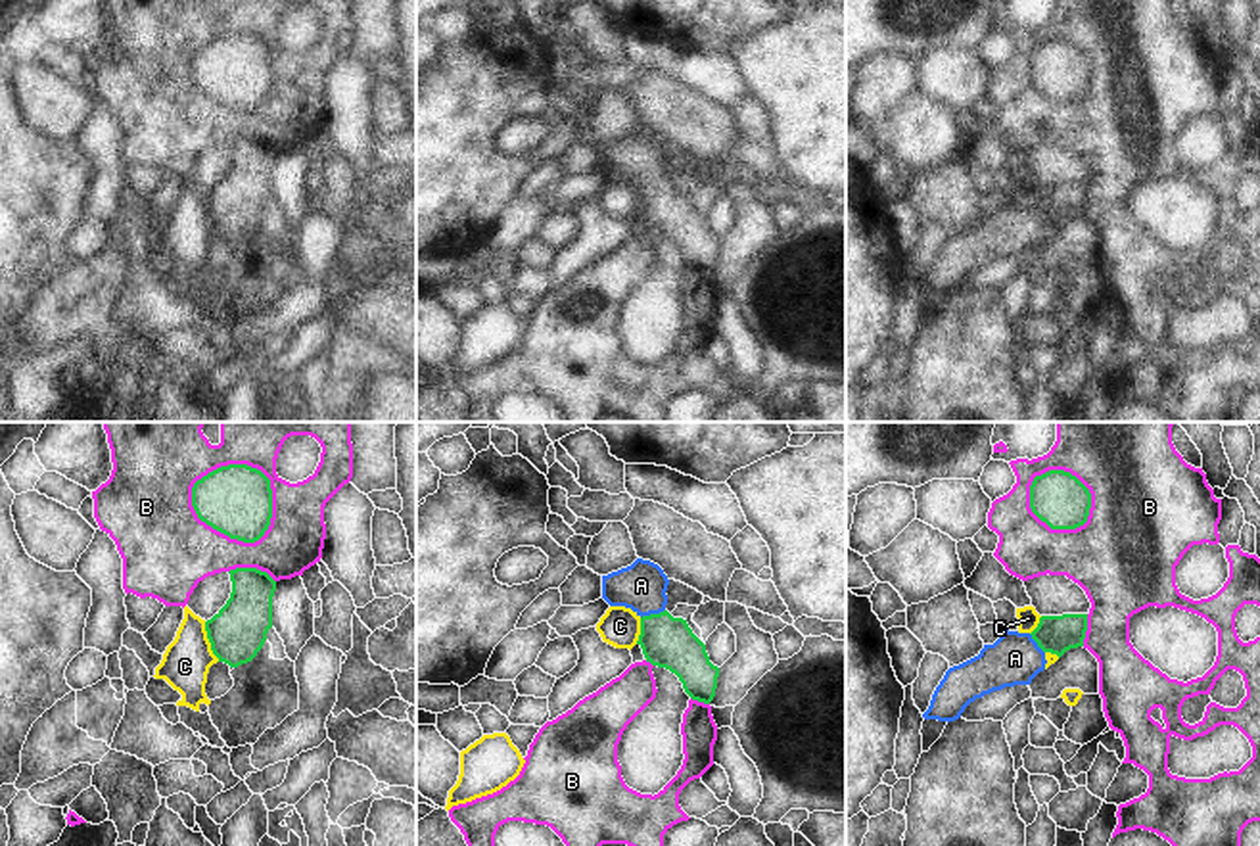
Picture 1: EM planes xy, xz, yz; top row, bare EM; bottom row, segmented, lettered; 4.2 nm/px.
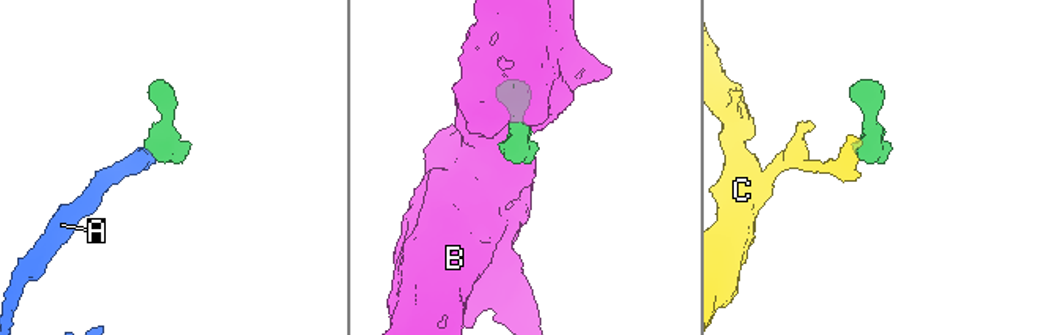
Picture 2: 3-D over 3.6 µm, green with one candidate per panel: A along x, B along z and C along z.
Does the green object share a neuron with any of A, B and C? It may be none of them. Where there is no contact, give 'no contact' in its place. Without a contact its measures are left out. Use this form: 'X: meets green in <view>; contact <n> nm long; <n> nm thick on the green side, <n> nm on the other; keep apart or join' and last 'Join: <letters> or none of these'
A: meets green in xz; contact 110 nm long; 220 nm thick on the green side, 200 nm on the other; join
B: meets green in xy; contact 380 nm long; 300 nm thick on the green side, 380 nm on the other; keep apart
C: meets green in xy; contact 180 nm long; 240 nm thick on the green side, 200 nm on the other; keep apart
Join: A

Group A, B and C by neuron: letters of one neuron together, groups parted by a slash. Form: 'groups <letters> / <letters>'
groups A / B / C

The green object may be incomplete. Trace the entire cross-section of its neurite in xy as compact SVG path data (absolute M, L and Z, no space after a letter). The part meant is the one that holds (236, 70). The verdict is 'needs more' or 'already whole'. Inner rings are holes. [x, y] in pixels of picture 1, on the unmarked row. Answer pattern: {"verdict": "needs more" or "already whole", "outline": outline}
{"verdict": "already whole", "outline": "M247 35L221 36L194 54L192 77L213 100L255 113L272 88L270 50Z"}

